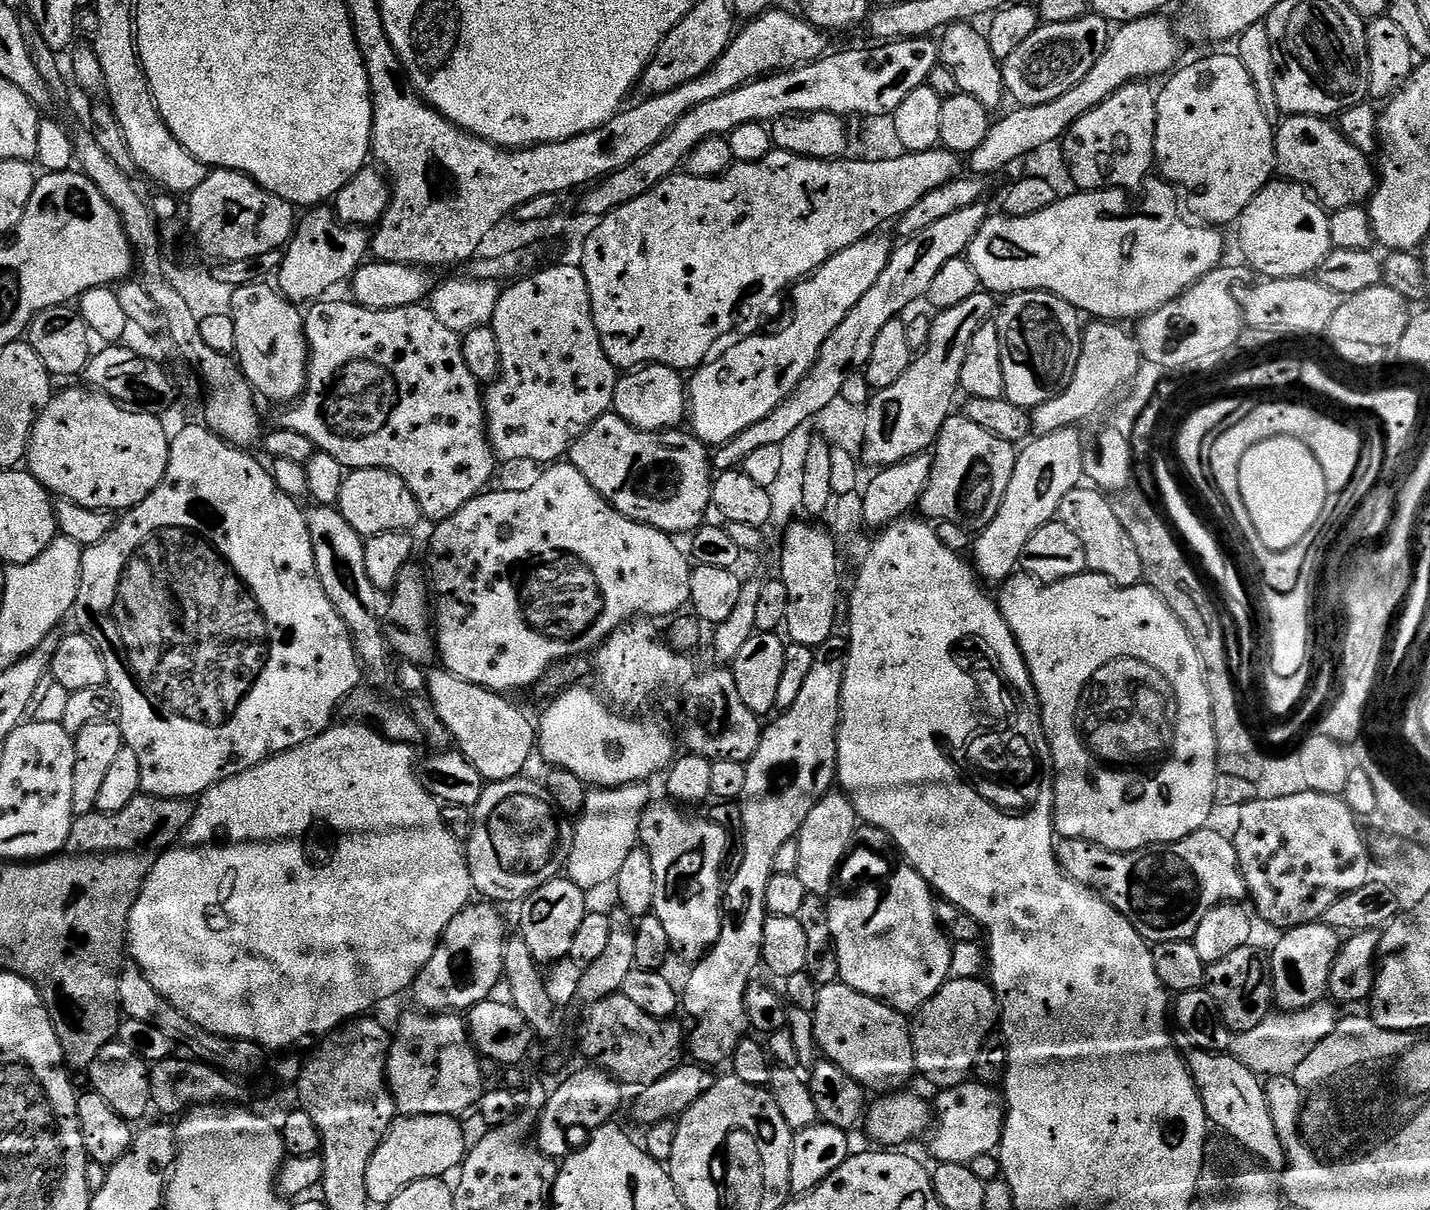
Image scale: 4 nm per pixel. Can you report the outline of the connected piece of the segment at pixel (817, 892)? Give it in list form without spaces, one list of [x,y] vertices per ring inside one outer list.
[[[833,790],[821,798],[806,814],[806,822],[802,822],[798,842],[798,866],[795,876],[806,886],[813,896],[827,897],[833,891],[838,880],[838,873],[856,838],[858,817],[854,806],[848,801],[843,791]]]

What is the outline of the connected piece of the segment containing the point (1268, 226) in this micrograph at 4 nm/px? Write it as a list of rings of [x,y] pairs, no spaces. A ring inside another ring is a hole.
[[[1283,178],[1273,179],[1246,206],[1240,216],[1240,248],[1244,251],[1243,263],[1257,277],[1265,280],[1285,280],[1299,276],[1311,277],[1319,269],[1320,263],[1332,253],[1332,239],[1330,238],[1329,213],[1310,195],[1302,184],[1293,184]]]

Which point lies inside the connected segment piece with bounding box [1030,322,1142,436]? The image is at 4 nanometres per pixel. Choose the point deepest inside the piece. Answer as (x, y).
(1109, 359)

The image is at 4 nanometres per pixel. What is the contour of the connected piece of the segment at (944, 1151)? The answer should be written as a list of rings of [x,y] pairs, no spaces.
[[[969,1078],[956,1088],[945,1088],[934,1100],[934,1127],[928,1140],[928,1152],[936,1164],[975,1165],[1000,1147],[1004,1133],[1004,1098],[995,1087]]]

